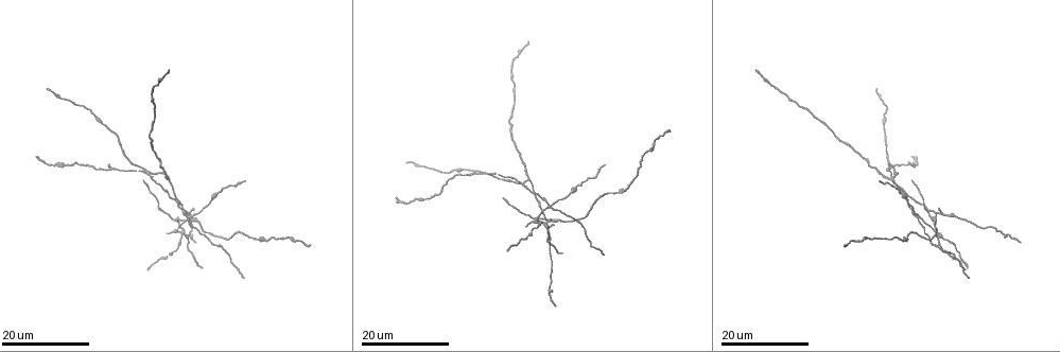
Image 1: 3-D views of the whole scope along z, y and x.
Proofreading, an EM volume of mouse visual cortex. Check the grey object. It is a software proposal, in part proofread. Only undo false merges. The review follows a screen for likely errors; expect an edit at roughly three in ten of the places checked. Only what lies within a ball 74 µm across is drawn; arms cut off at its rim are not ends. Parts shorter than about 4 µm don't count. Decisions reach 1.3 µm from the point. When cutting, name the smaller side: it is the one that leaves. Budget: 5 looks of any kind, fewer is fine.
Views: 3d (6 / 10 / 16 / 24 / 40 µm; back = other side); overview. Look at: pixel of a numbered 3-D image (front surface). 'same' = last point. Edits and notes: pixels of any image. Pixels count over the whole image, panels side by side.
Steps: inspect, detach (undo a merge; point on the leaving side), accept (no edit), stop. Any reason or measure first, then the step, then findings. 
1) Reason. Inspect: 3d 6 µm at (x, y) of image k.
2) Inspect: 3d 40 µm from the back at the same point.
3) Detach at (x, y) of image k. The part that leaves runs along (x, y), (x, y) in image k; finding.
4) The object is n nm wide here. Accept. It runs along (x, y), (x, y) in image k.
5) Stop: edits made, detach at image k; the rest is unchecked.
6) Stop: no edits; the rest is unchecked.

Branch point. Inspect: 3d 24 µm at (890, 180) of image 1.

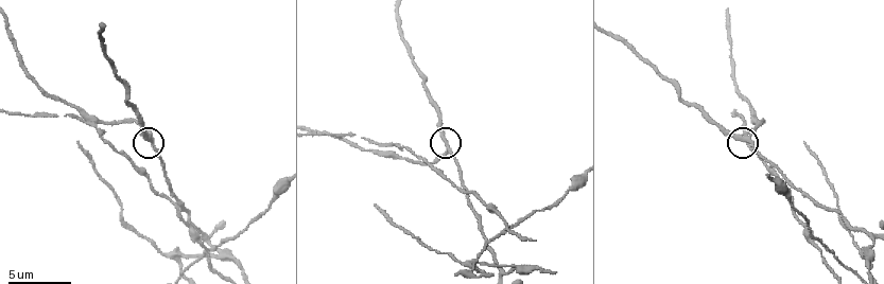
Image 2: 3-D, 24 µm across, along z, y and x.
Closer look. Inspect: 3d 10 µm at (448, 146) of image 2.

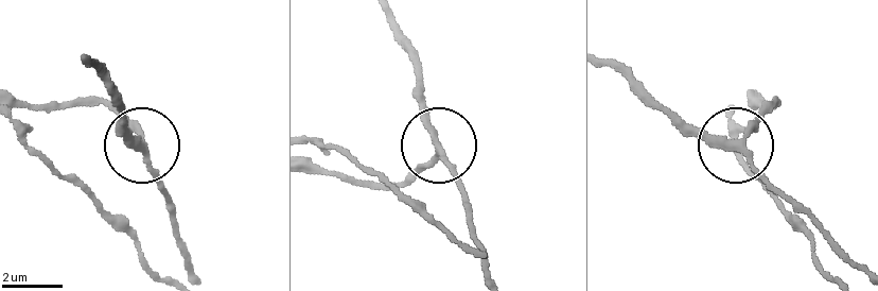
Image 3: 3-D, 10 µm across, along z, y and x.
3 arms meet here. Detach at (124, 127) of image 3. The part that leaves runs along (137, 149), (120, 96), (91, 63) in image 3; a second neuron is stuck on.

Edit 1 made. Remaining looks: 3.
Inspect: overview.

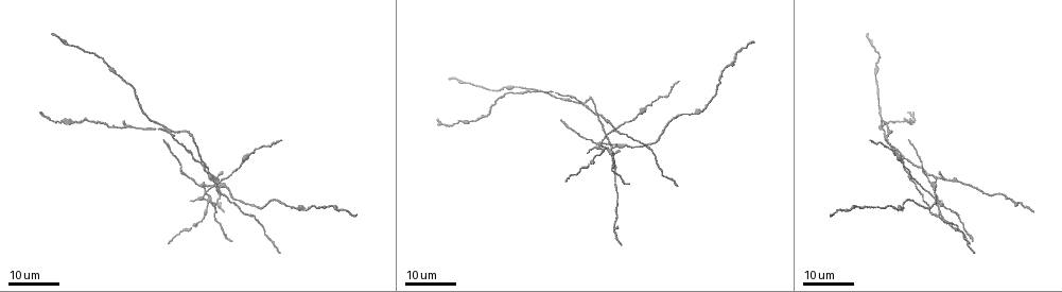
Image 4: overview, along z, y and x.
Thick turns thin. Inspect: 3d 16 µm at (99, 57) of image 4.

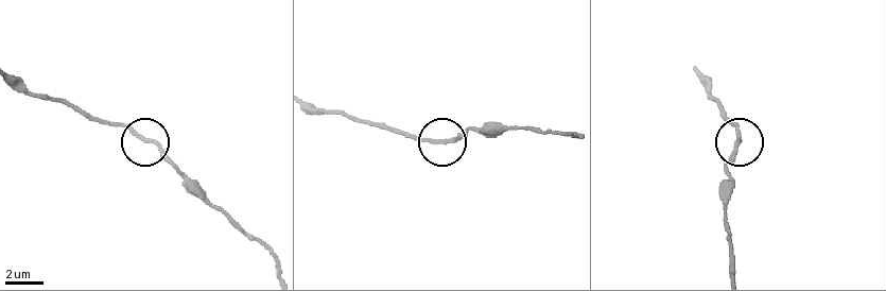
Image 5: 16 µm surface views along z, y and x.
Inspect: 3d 6 µm at (445, 139) of image 5.

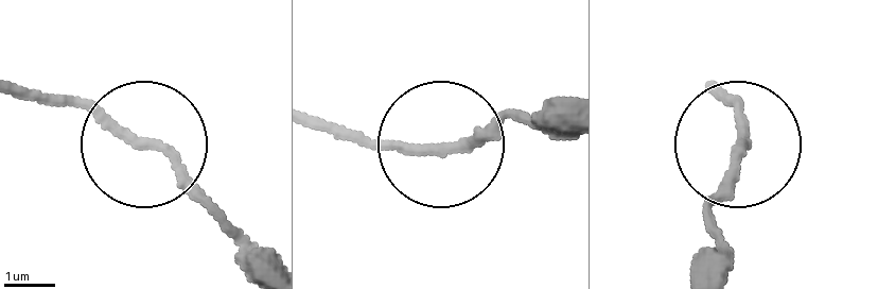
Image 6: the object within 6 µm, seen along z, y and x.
Accept. It runs along (561, 109), (434, 148), (337, 135) in image 6; one neuron here.

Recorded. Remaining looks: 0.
Stop: edits made, detach at image 3; the rest is unchecked.

